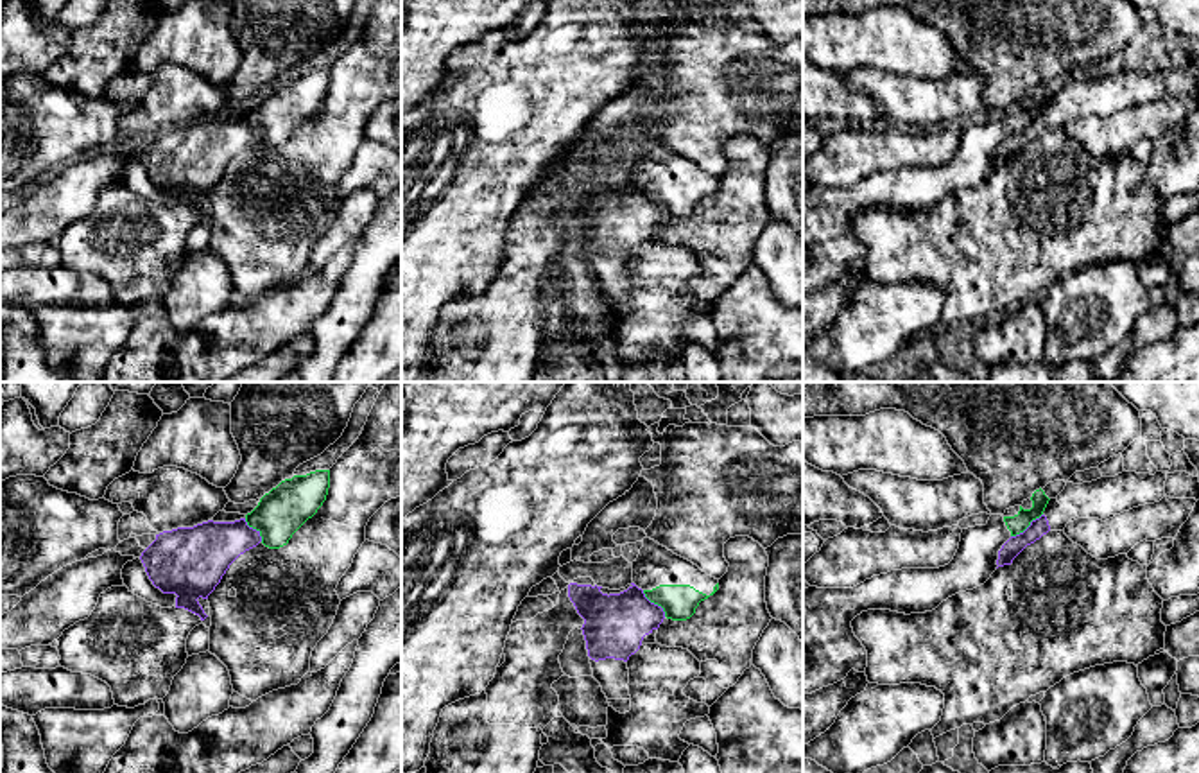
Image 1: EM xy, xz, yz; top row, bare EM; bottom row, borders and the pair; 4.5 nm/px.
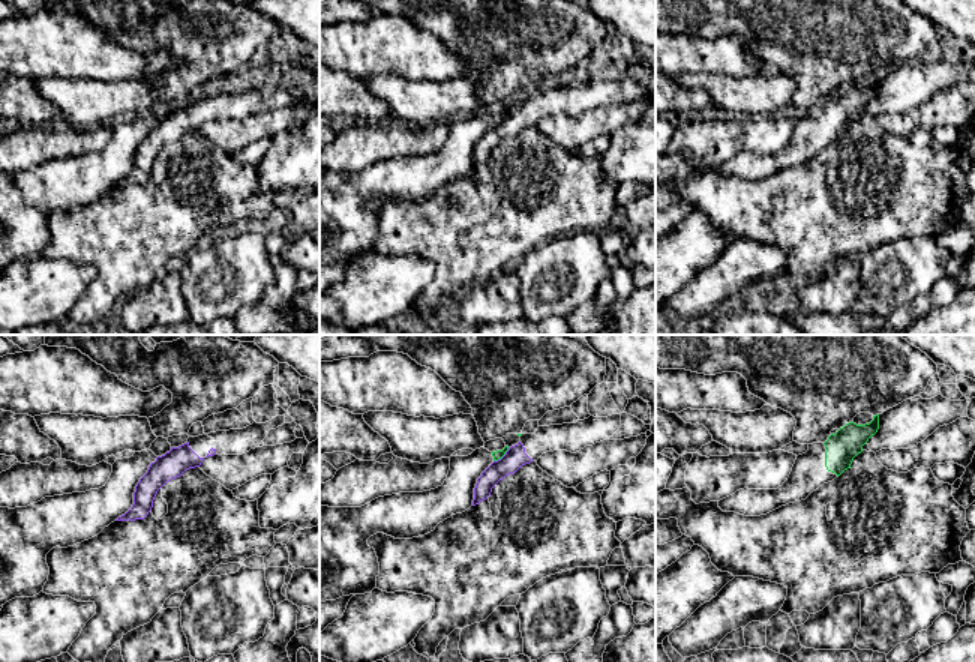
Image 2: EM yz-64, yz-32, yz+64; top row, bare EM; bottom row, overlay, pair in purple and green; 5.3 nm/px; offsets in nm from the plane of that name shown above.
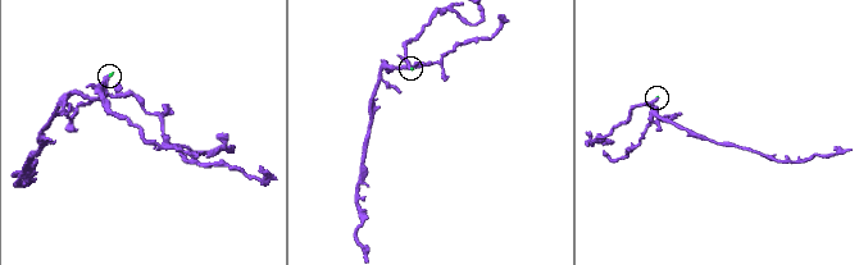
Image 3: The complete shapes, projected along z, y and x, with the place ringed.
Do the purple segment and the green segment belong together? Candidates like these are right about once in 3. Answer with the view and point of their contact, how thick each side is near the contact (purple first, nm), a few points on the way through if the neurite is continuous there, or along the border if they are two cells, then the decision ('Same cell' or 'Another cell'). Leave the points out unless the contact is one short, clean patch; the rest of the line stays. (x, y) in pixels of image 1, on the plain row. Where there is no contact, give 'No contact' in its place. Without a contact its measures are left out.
Touches purple at yz (1027, 126). Thickness 80 nm (purple) against 90 nm. Boundary: yz (1042, 112), (1011, 135). Another cell

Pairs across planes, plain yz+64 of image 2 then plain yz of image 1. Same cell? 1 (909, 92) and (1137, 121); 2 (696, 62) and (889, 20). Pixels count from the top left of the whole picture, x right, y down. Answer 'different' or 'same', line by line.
1: different
2: same

